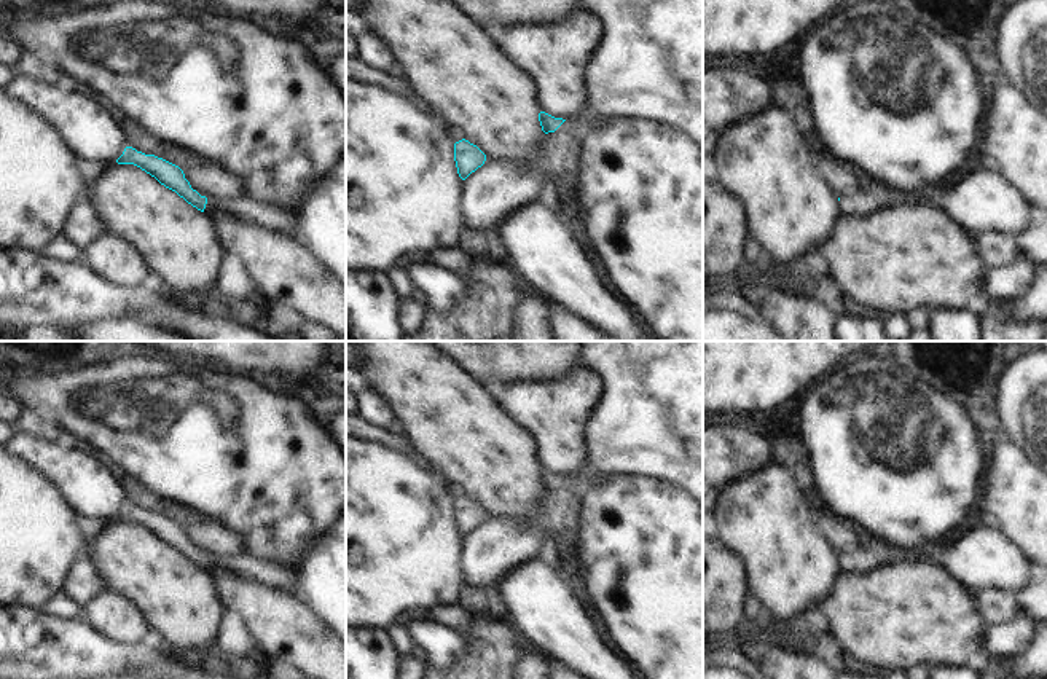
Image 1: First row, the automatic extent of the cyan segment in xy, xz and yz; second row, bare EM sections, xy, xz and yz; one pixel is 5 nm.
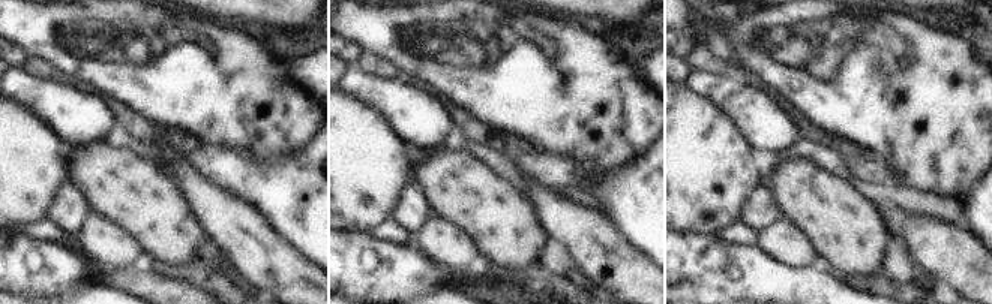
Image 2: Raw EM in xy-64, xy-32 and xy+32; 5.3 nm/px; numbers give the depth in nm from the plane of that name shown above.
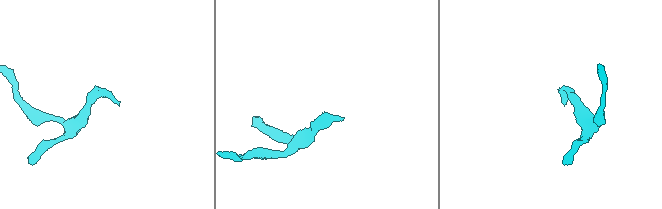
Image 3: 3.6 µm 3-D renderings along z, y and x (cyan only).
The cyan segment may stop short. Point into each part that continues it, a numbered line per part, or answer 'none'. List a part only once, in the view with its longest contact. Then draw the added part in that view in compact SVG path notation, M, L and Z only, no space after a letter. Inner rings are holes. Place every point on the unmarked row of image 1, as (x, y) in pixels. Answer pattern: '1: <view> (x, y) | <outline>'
1: xy (262, 571) | M199 550L199 551L201 551L201 553L206 553L206 551L202 551L202 550ZM206 553L206 555L207 555L207 553ZM207 555L206 567L210 567L210 566L214 566L214 564L217 564L217 566L220 566L220 567L225 567L225 569L228 569L228 571L231 571L231 572L234 572L234 574L237 574L237 575L241 575L241 577L244 577L244 579L249 579L249 580L253 580L253 582L260 582L260 583L263 583L263 585L282 588L282 590L288 591L292 596L293 596L293 593L295 593L293 577L292 577L287 571L284 571L282 567L279 567L279 566L274 564L274 563L269 563L269 561L265 561L265 559L255 559L255 558L252 558L252 556L249 556L249 555L236 555L236 556L223 556L223 558L215 558L215 556L212 556L212 555Z

